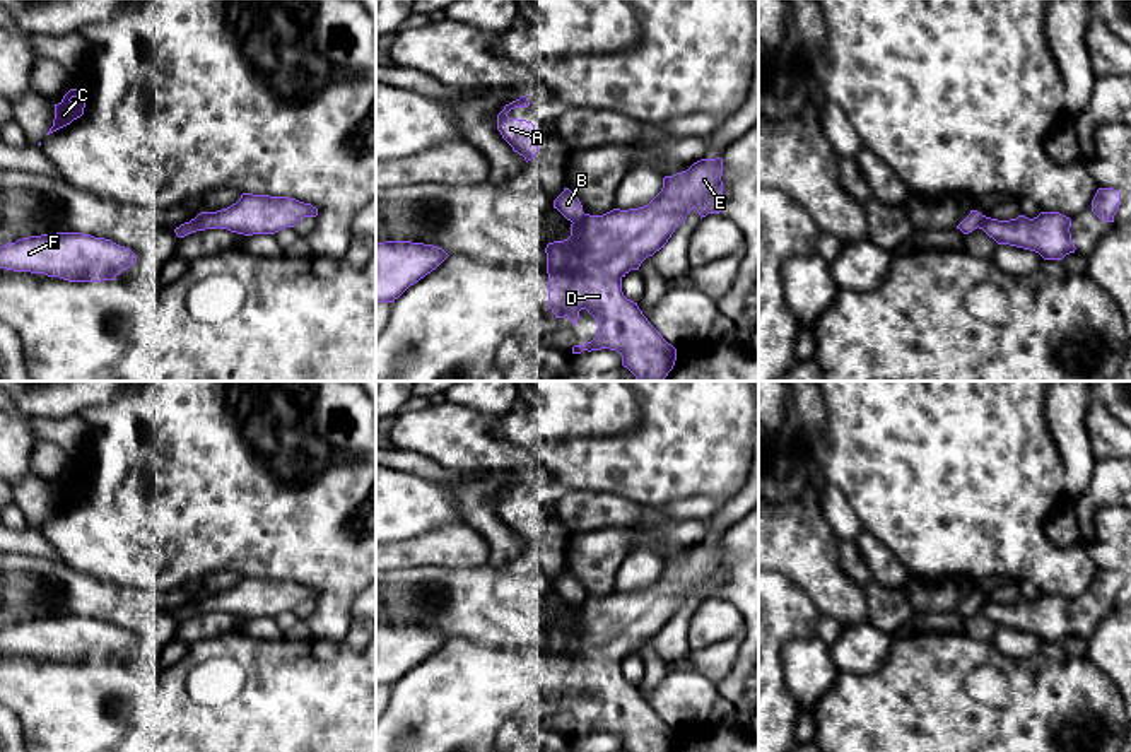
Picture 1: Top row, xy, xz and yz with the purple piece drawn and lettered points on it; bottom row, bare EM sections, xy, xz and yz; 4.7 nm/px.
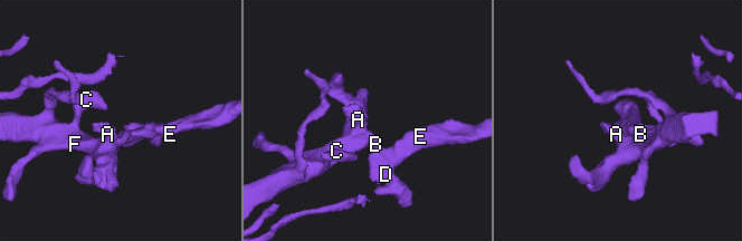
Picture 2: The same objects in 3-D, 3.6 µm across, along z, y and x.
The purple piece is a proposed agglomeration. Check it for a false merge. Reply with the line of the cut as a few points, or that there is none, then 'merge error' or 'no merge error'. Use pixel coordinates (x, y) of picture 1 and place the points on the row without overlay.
cut in xz along (585, 597), (573, 605); merge error

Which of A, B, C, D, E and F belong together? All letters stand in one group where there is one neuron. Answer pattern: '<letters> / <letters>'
A B C F / D E

